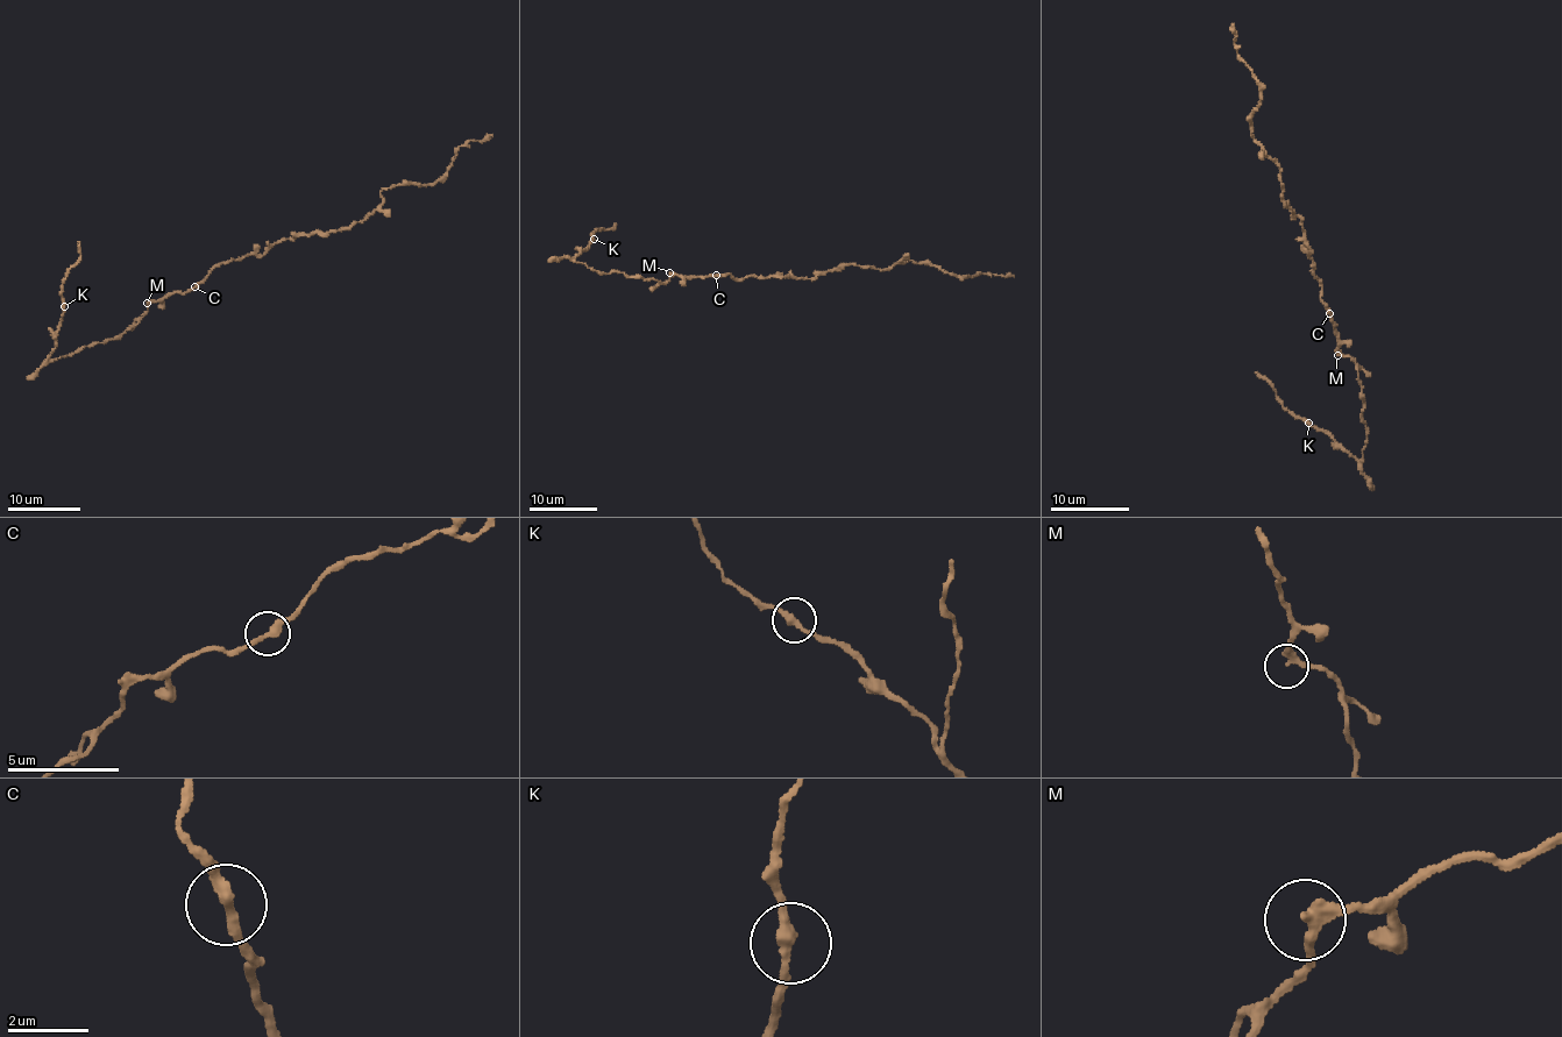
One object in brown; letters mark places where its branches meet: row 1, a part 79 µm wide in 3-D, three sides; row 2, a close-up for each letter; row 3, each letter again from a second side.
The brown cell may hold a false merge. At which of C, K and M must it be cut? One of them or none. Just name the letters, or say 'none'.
C

